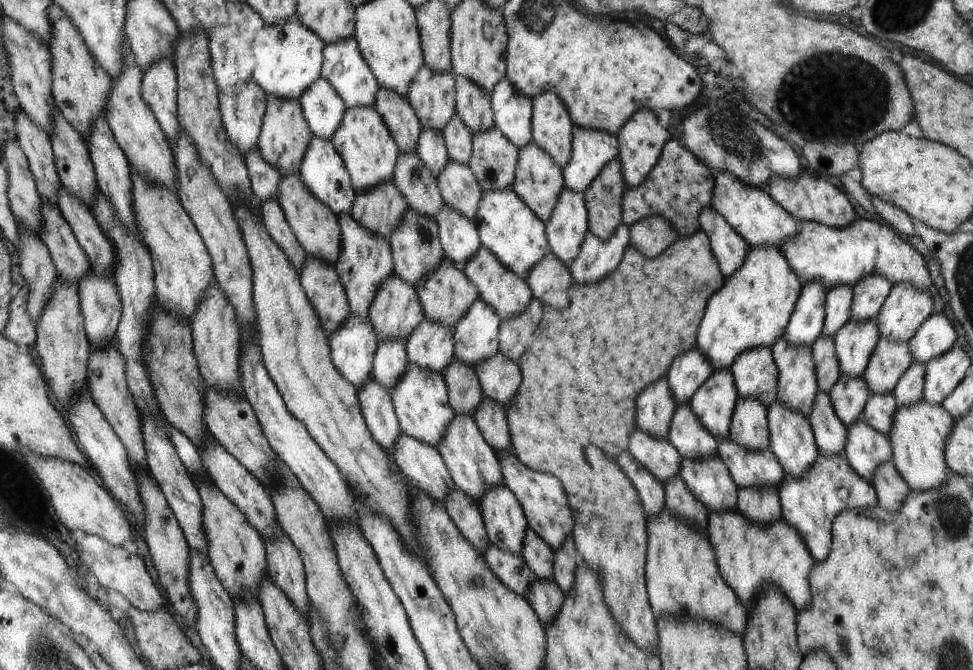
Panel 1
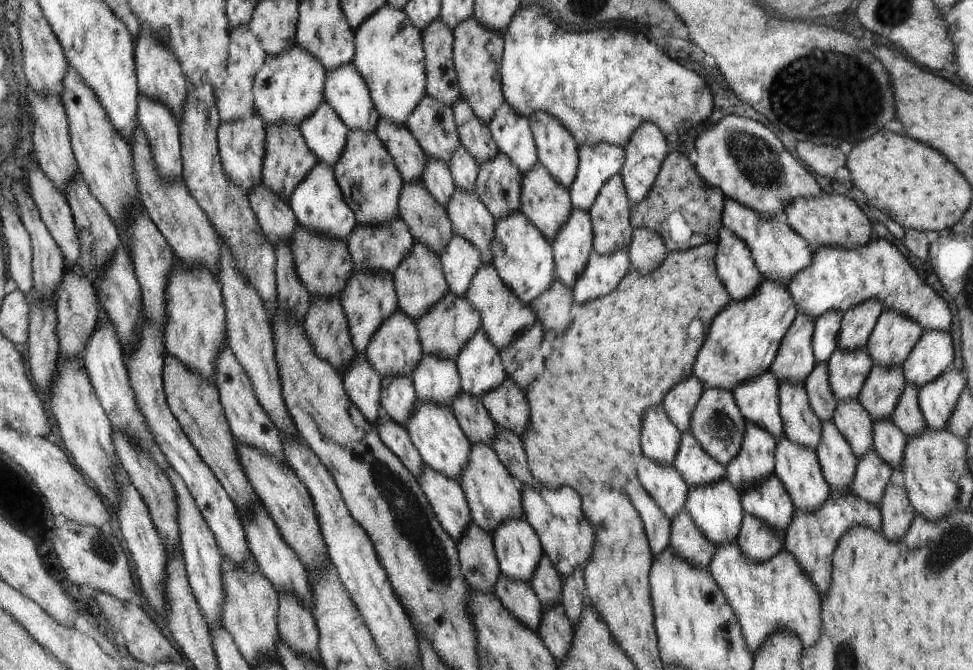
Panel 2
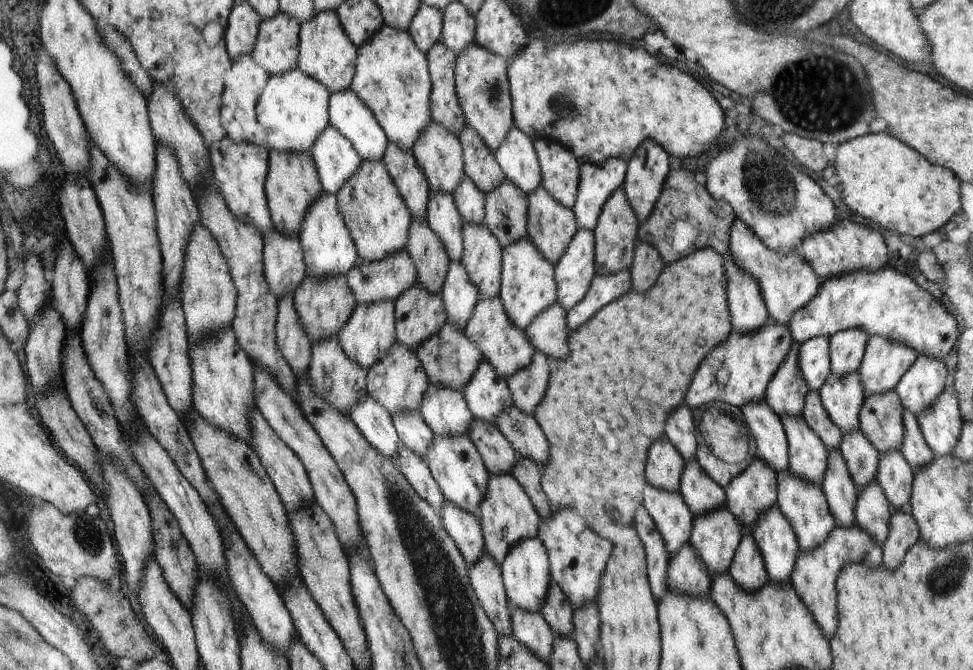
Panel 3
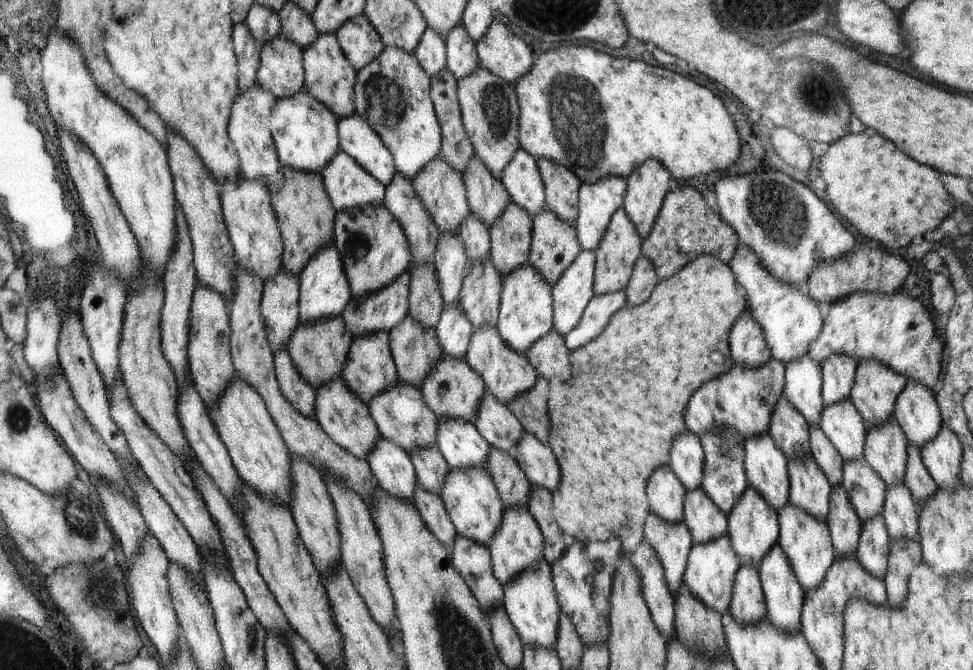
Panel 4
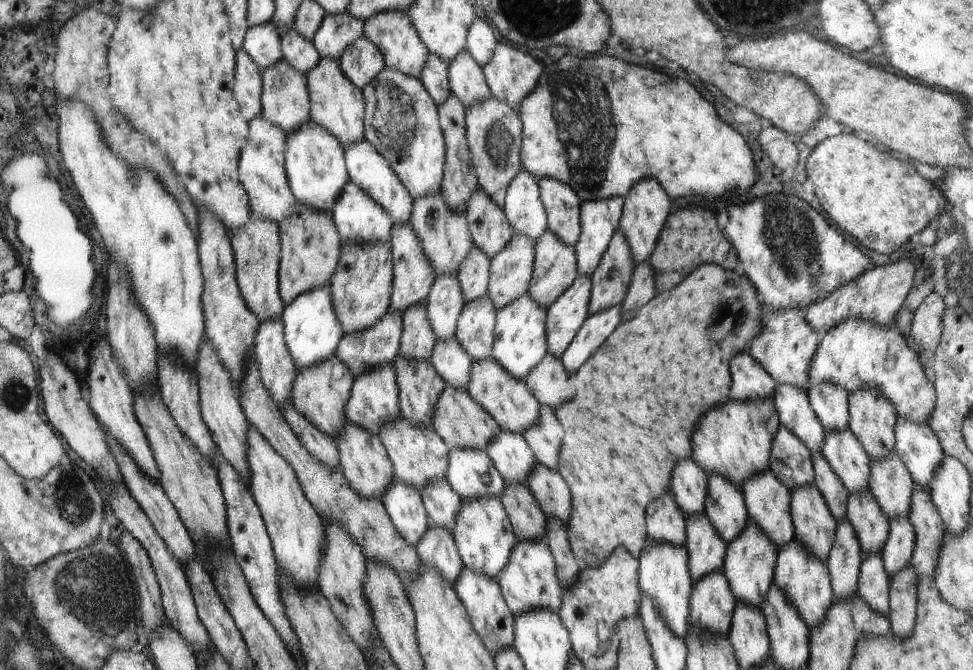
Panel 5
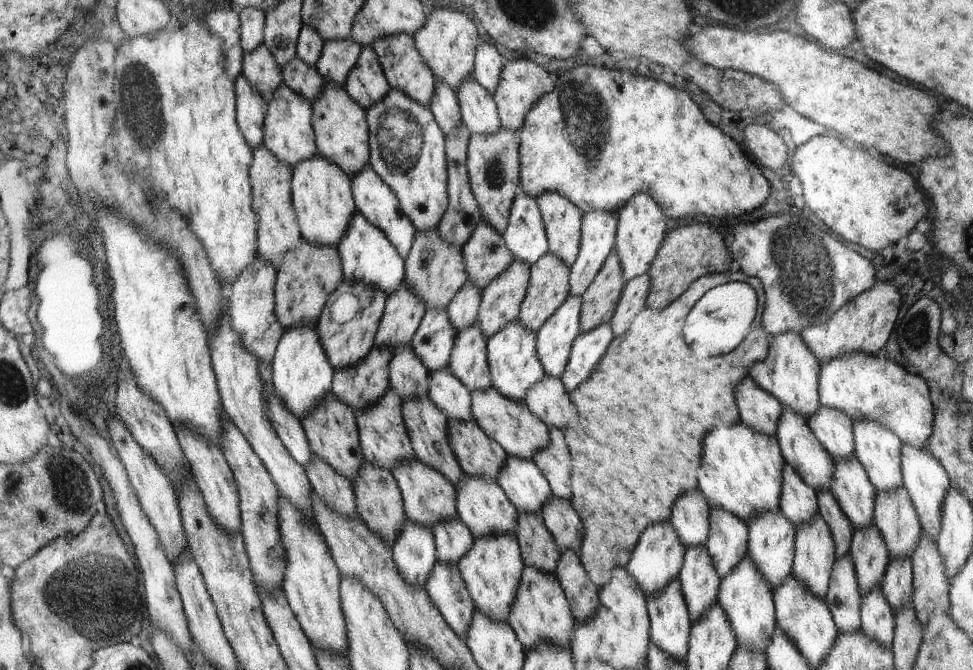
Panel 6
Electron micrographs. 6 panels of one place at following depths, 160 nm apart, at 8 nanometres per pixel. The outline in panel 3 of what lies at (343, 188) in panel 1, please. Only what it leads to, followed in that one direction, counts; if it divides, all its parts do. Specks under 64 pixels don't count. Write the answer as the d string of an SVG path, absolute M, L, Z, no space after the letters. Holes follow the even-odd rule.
M323 191L323 195L308 207L298 235L303 248L305 274L311 277L323 279L330 275L345 275L354 268L359 259L355 242L346 226L334 193Z

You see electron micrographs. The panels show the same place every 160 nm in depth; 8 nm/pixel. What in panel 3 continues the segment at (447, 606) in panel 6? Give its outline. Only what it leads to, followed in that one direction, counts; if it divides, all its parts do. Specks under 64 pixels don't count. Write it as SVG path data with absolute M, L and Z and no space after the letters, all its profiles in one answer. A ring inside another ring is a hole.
M400 444L396 460L398 460L399 467L402 469L404 476L409 480L412 488L415 488L415 491L424 500L427 500L428 504L431 504L431 507L437 513L441 514L445 498L438 483L431 475L424 458L412 452L412 450L408 450L406 445Z

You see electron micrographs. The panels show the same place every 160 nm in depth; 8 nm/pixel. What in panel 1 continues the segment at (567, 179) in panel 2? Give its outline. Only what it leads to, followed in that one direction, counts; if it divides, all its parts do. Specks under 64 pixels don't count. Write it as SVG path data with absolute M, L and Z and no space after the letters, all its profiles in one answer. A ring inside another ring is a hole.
M544 91L534 98L534 139L546 149L561 168L571 158L573 120L567 106L554 91Z

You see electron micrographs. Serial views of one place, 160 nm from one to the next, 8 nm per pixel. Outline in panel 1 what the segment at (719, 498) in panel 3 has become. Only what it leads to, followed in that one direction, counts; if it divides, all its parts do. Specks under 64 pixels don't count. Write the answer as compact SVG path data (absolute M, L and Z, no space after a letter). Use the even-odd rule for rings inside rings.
M678 405L670 423L667 439L684 459L703 459L718 452L718 440L695 415L691 405Z

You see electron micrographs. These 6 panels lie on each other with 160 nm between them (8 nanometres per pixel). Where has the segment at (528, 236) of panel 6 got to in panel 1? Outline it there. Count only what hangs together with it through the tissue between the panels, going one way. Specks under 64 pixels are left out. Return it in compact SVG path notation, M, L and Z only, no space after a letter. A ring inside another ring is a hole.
M504 76L491 92L495 124L516 148L523 149L534 139L534 99L517 91Z

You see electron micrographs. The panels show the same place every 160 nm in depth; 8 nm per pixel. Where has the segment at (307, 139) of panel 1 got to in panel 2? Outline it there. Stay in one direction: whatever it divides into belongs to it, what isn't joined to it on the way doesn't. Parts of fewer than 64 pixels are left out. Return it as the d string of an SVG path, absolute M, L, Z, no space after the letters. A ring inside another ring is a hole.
M292 123L266 124L265 139L261 182L287 202L295 188L306 179L311 168L318 162L318 157L308 148L300 128Z

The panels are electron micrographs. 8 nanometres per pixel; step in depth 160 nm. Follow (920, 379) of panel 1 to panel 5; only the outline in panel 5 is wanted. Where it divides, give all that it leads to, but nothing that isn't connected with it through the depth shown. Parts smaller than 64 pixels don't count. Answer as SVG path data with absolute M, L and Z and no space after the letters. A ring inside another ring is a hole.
M916 482L911 496L908 517L915 530L915 545L911 556L911 564L919 576L919 582L923 578L930 579L933 582L936 559L945 534L945 524L936 508L935 502L932 500L930 491Z

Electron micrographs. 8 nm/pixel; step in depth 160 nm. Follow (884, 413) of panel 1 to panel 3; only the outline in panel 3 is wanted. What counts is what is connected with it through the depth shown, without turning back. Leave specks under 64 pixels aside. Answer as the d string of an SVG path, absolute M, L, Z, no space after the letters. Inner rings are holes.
M890 449L879 455L877 481L881 484L892 510L909 504L914 469L898 449Z

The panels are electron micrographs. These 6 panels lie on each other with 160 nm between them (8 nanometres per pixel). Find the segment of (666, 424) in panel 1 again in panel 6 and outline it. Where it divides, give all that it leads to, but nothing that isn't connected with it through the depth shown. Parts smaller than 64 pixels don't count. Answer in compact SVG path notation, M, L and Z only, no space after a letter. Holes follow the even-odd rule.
M660 522L648 526L644 532L644 540L640 540L640 548L636 548L636 556L632 557L632 564L624 564L626 570L637 580L646 597L651 597L662 590L670 580L678 577L682 570L683 560L686 558L685 544L677 535L676 529L670 522Z

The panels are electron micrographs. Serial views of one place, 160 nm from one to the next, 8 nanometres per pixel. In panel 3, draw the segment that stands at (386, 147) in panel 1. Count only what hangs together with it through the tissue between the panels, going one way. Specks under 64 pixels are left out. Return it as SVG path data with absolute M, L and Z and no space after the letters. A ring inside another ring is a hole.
M362 159L359 170L347 178L347 182L335 195L340 196L340 204L344 204L344 216L348 216L348 224L352 224L351 236L356 236L355 244L360 244L359 259L385 259L386 255L406 247L412 212L383 159Z

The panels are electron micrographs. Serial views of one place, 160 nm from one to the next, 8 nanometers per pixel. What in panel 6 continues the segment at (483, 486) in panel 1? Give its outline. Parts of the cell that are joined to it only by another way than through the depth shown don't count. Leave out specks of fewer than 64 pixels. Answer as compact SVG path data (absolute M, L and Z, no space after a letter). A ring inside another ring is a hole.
M532 565L525 566L523 571L524 580L519 580L520 596L516 596L516 604L511 604L512 608L509 608L507 623L514 629L526 651L542 641L570 647L576 620L559 580L555 574L541 571Z

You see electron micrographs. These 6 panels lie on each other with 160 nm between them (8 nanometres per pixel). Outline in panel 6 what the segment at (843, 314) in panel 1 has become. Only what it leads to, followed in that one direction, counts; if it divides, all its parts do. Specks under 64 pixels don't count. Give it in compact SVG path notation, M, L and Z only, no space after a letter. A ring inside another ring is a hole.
M783 408L777 422L775 435L779 440L780 448L782 448L784 460L788 461L797 470L804 482L815 488L816 492L818 489L830 489L835 473L834 458L818 442L805 416L794 412L792 409Z

